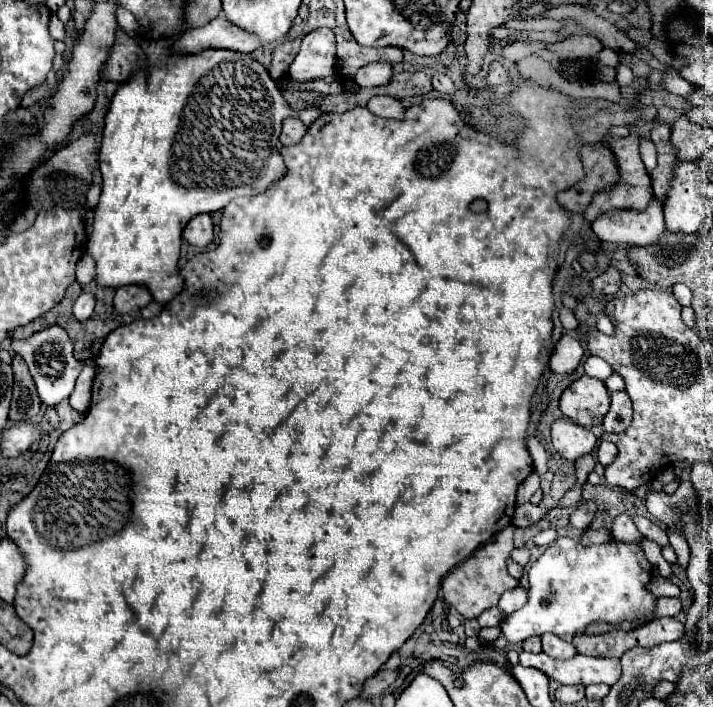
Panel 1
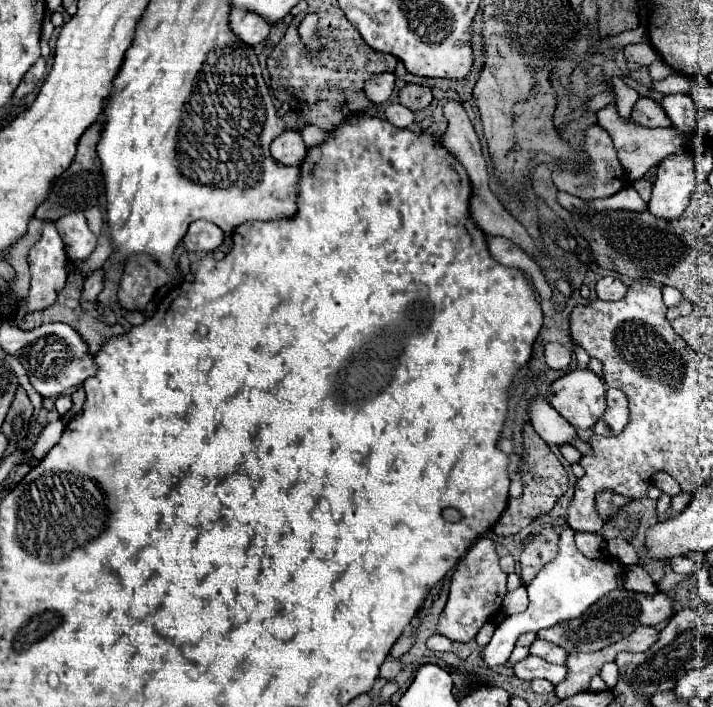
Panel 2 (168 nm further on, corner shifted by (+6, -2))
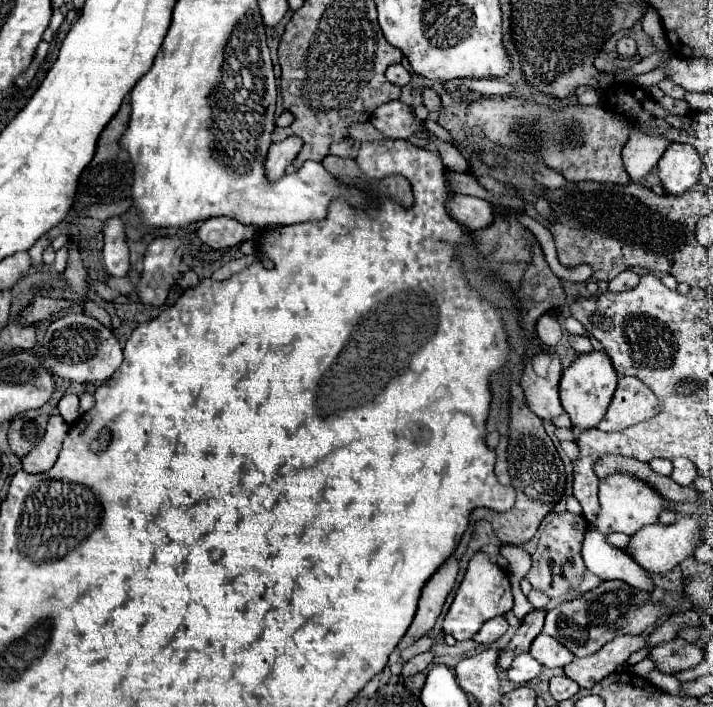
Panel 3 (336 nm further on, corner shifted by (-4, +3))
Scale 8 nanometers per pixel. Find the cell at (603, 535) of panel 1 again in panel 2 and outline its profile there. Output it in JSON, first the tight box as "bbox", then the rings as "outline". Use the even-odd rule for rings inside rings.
{"bbox":[596,491,630,523],"outline":[[[602,491],[596,495],[596,511],[600,515],[600,519],[606,523],[610,521],[620,507],[624,507],[630,499],[626,497],[620,497],[620,495],[614,495],[612,491]]]}

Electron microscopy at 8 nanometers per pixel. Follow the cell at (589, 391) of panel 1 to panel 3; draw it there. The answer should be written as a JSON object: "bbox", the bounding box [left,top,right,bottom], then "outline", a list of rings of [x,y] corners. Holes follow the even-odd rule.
{"bbox":[560,350,618,430],"outline":[[[592,350],[586,354],[578,354],[578,358],[564,370],[560,380],[560,400],[572,420],[572,426],[582,430],[596,428],[606,414],[606,408],[616,390],[616,382],[618,382],[616,370],[604,352]]]}

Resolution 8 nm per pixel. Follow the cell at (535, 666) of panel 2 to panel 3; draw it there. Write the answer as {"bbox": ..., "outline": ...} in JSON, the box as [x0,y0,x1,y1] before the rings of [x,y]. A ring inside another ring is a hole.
{"bbox":[506,654,542,684],"outline":[[[520,654],[514,658],[512,666],[506,670],[506,680],[514,684],[524,684],[534,680],[542,672],[540,662],[536,662],[530,654]]]}

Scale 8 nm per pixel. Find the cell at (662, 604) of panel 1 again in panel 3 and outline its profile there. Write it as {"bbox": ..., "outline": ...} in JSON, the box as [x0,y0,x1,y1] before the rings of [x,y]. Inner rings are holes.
{"bbox":[544,580,670,656],"outline":[[[606,580],[598,590],[590,590],[590,594],[584,594],[582,598],[572,598],[556,608],[552,608],[546,614],[544,634],[556,638],[566,646],[574,656],[590,656],[598,652],[606,642],[614,640],[616,636],[624,634],[640,634],[650,624],[654,624],[670,606],[654,604],[650,600],[650,592],[626,588],[626,582],[622,580]]]}

